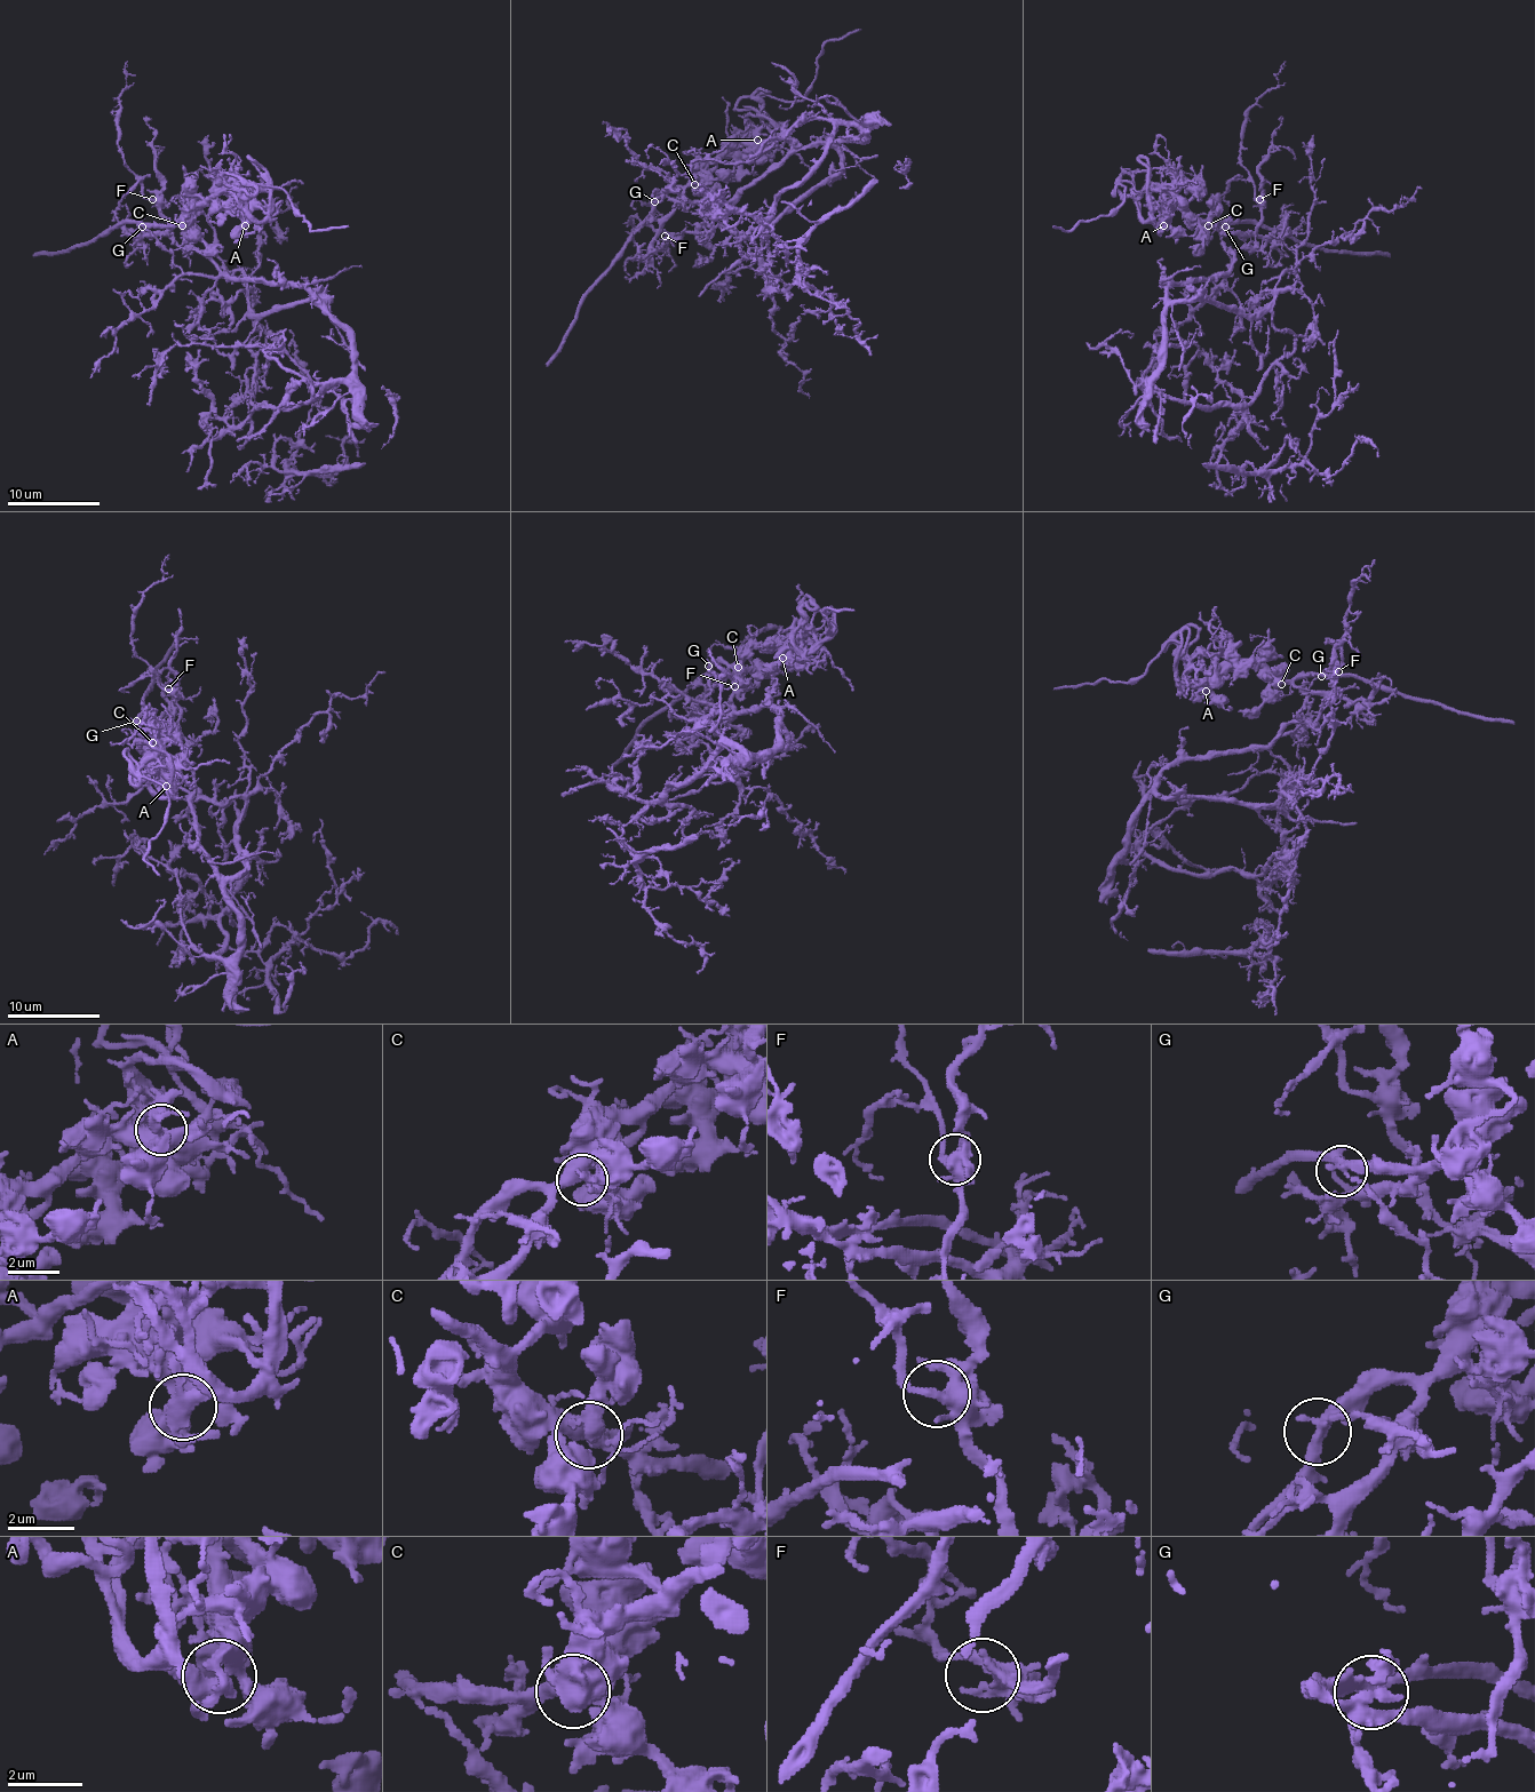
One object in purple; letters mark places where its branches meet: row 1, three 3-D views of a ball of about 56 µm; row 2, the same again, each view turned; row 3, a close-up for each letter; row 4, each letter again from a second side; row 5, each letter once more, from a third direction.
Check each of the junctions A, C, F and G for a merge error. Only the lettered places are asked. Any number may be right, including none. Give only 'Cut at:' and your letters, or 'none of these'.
Cut at: G

